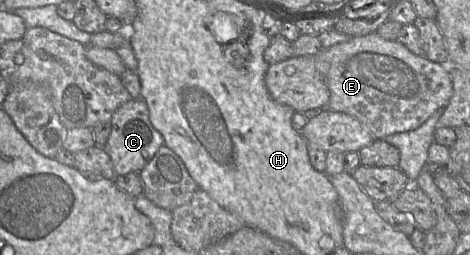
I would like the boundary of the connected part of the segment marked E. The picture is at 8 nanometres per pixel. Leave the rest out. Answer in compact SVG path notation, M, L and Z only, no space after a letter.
M376 32L352 37L347 42L322 49L315 55L315 65L323 74L330 91L329 102L324 109L355 117L376 139L417 129L435 112L445 108L453 93L447 65L440 65L415 55L398 41L388 41Z

